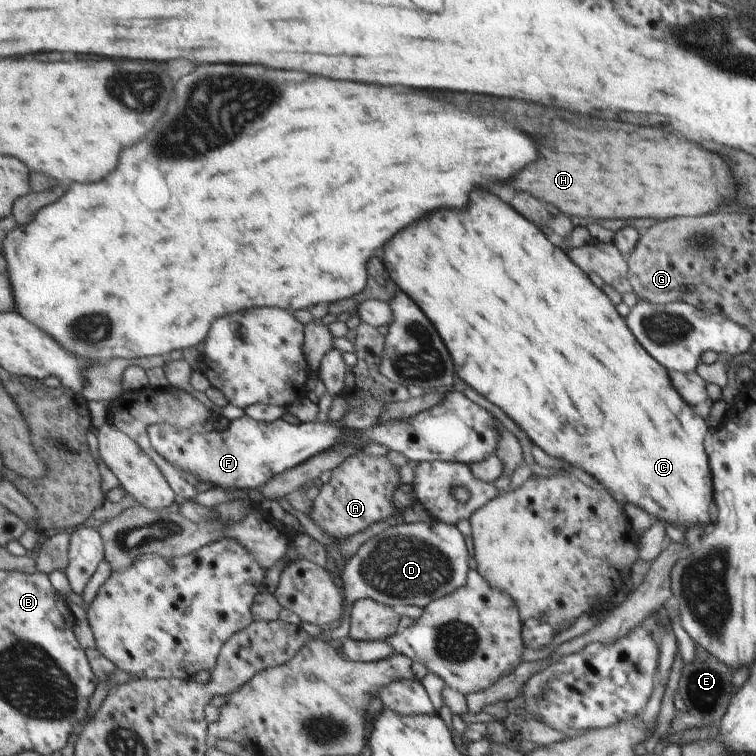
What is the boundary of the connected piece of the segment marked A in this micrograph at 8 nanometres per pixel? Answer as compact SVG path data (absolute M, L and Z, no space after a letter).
M362 449L356 454L348 456L344 462L332 471L332 479L315 501L315 508L307 514L314 524L330 534L336 542L350 540L350 536L362 536L362 532L370 532L374 524L386 521L387 517L398 512L398 488L402 488L402 468L388 460L385 456L380 458L366 454Z

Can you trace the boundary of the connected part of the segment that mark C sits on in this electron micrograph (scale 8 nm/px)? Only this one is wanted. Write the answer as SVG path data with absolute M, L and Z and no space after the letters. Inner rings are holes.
M474 192L474 204L462 210L446 210L434 212L422 220L422 224L414 224L414 228L406 228L402 236L394 236L386 248L382 248L384 256L382 262L386 264L388 276L402 288L402 292L410 292L422 308L426 308L426 316L438 324L438 332L442 332L442 340L450 344L450 356L454 357L454 366L457 373L466 384L470 385L478 394L484 396L492 404L498 406L522 430L530 440L542 449L547 455L570 462L579 468L584 468L584 475L592 476L599 486L610 494L622 494L626 502L638 504L650 516L664 518L666 522L682 522L688 524L708 524L710 522L710 500L712 500L712 482L710 482L710 468L708 456L704 448L704 436L708 432L706 422L694 414L690 404L681 396L677 388L672 388L673 380L668 380L666 370L638 344L638 340L628 330L624 318L616 312L610 298L596 288L590 278L570 258L562 252L559 246L554 246L542 230L536 228L530 220L520 216L512 206L504 204L492 192ZM574 426L584 426L588 430L586 436L578 434Z

